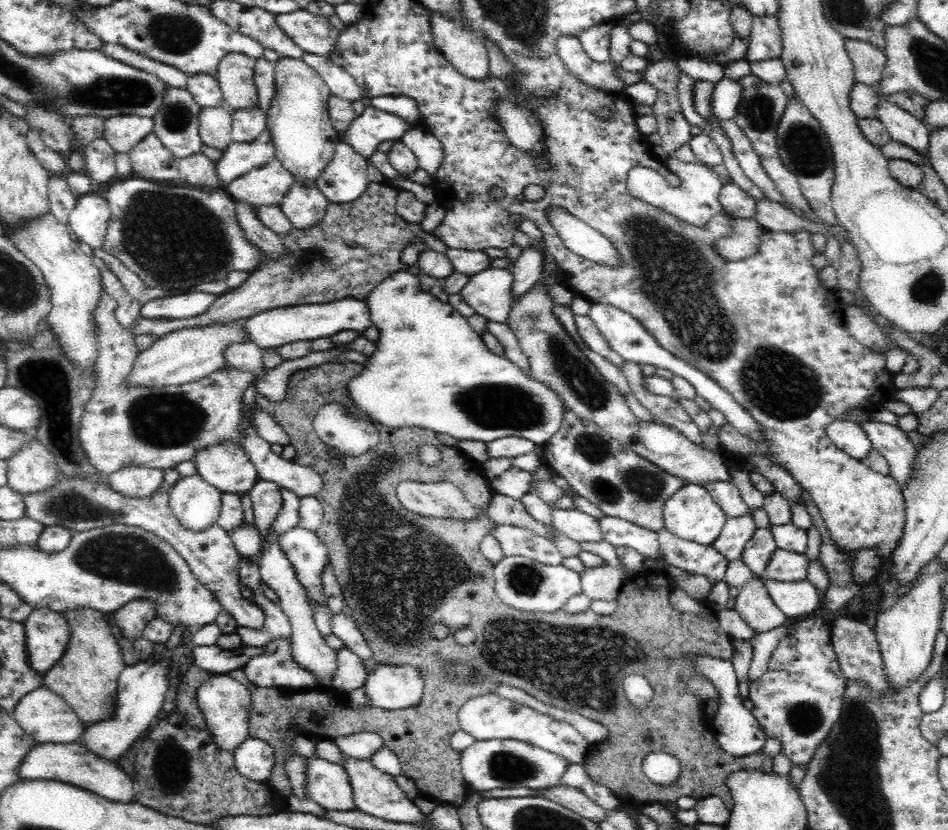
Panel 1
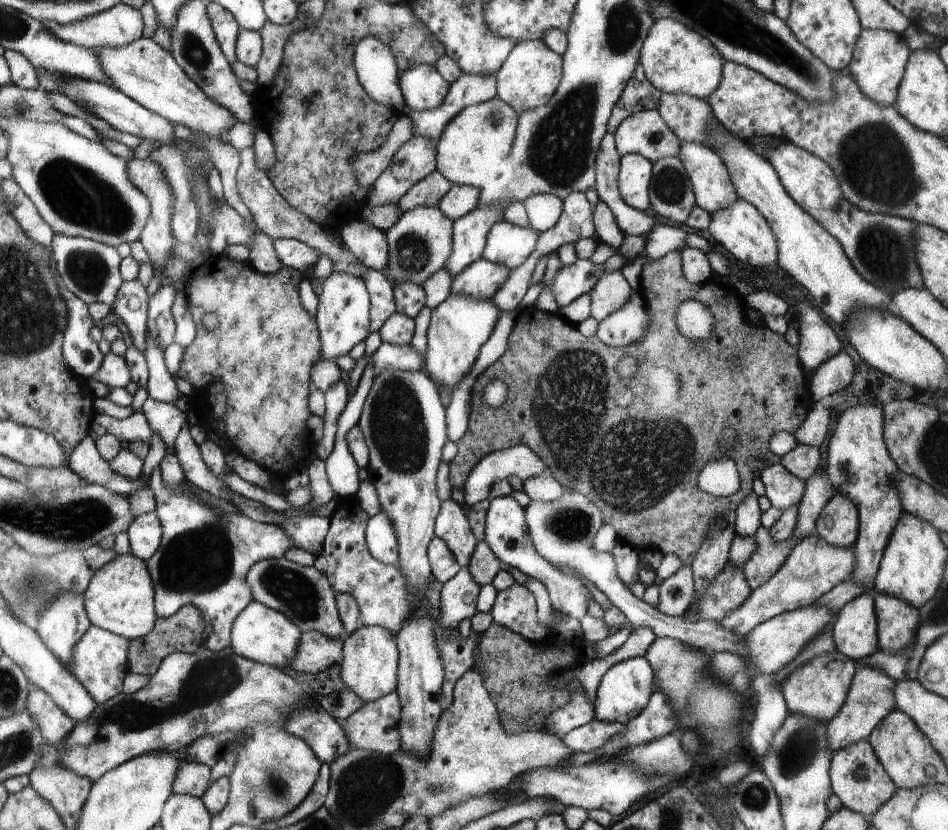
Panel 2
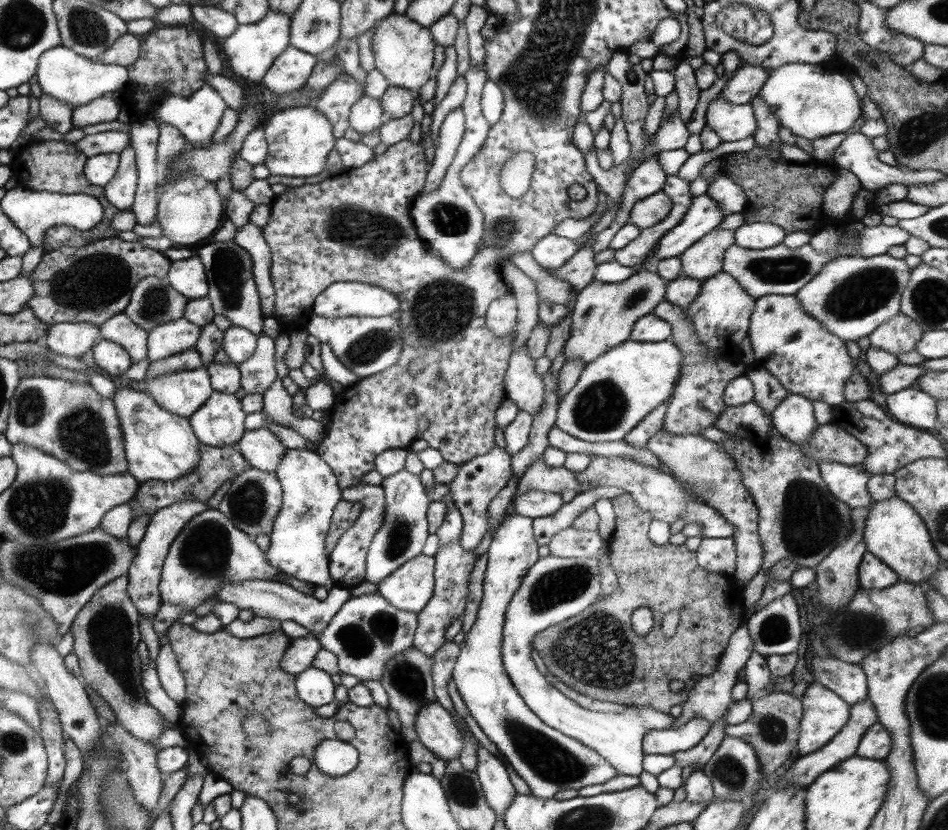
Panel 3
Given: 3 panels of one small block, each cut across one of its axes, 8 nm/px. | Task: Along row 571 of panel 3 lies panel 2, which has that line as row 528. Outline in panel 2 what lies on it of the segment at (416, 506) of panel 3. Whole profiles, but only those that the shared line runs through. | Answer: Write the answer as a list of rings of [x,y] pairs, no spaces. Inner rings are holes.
[[[381,510],[369,518],[367,528],[365,528],[365,540],[367,540],[367,548],[373,554],[373,558],[377,558],[385,564],[399,562],[397,530],[385,510]]]

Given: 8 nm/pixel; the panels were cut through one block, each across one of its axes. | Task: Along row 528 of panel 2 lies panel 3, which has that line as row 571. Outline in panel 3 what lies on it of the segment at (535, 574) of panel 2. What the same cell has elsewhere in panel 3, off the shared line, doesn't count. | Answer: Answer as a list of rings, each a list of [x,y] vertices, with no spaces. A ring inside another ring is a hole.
[[[519,514],[505,518],[497,526],[491,546],[487,550],[483,600],[475,616],[477,622],[465,634],[465,646],[457,656],[451,678],[469,710],[469,716],[473,716],[477,726],[493,742],[499,754],[503,754],[507,766],[513,768],[515,774],[531,788],[531,796],[551,800],[561,790],[579,790],[585,786],[603,784],[617,776],[617,772],[595,750],[583,746],[581,742],[575,742],[573,738],[563,736],[559,730],[545,726],[531,712],[531,708],[527,708],[525,700],[519,696],[503,668],[501,644],[505,612],[525,574],[537,560],[539,544],[533,536],[533,520]]]

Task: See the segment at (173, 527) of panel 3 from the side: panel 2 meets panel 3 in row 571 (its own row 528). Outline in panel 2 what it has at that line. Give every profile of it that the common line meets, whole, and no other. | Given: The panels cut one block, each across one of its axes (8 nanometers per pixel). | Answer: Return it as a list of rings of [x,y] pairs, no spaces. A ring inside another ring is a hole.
[[[153,510],[153,512],[137,516],[127,528],[127,534],[129,534],[129,550],[131,550],[129,554],[147,562],[161,546],[163,526],[159,524]]]

